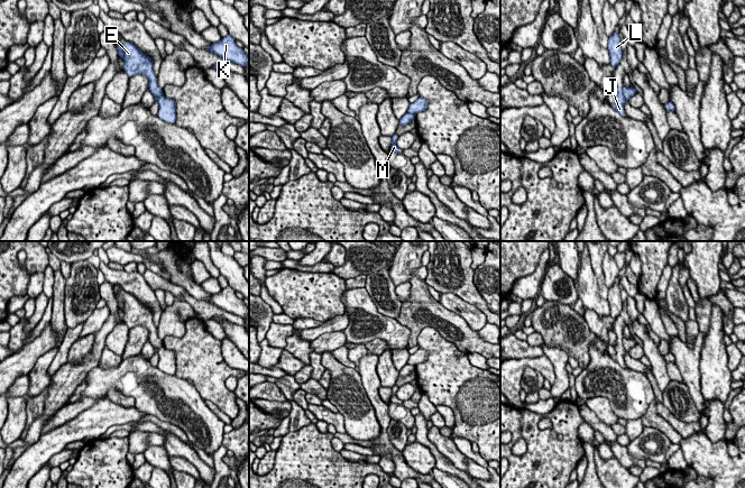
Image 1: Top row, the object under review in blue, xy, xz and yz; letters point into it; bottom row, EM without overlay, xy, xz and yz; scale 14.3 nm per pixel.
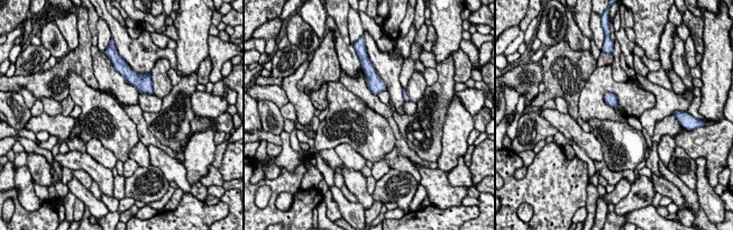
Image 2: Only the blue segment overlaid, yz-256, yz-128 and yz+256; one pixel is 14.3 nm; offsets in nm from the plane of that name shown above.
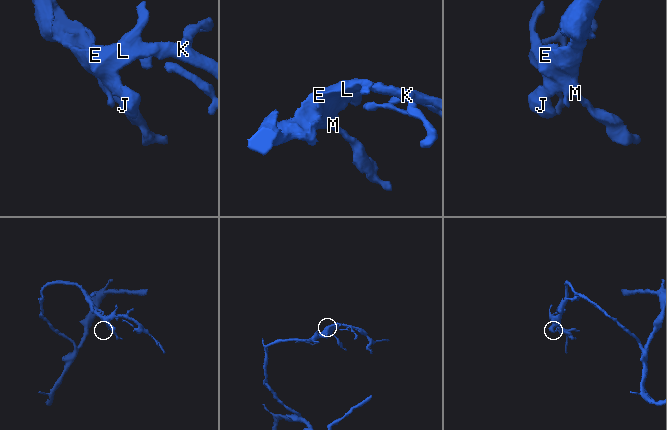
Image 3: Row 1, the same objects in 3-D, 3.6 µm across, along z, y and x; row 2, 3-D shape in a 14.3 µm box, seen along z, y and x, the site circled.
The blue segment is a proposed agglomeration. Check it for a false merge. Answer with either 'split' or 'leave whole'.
split

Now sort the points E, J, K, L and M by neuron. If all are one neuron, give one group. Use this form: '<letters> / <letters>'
E K L M / J

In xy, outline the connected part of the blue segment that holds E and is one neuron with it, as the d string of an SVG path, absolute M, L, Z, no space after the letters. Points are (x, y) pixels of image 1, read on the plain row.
M126 293L123 297L116 297L118 301L118 307L123 311L123 323L129 328L138 325L145 326L149 331L148 340L157 351L162 348L163 341L158 338L157 328L153 321L153 311L145 306L136 296L130 293Z

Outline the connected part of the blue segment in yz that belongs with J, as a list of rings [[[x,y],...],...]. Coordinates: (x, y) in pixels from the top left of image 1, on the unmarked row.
[[[616,339],[615,341],[615,353],[610,355],[610,357],[623,368],[627,368],[624,361],[624,356],[627,353],[627,351],[623,347],[622,339]]]

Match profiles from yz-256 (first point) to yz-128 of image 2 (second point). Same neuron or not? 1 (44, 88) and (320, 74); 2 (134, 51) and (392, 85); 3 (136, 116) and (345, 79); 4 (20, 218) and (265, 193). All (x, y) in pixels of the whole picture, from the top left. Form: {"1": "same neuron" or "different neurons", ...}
{"1": "same neuron", "2": "same neuron", "3": "same neuron", "4": "different neurons"}

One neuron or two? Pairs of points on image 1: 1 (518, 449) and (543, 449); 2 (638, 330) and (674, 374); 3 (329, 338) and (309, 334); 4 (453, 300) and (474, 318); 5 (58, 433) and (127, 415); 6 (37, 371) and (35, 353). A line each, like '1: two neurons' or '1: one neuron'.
1: two neurons
2: two neurons
3: two neurons
4: one neuron
5: one neuron
6: two neurons

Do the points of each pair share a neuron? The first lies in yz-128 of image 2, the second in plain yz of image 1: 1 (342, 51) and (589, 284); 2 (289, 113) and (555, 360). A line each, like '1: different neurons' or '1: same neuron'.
1: same neuron
2: different neurons

